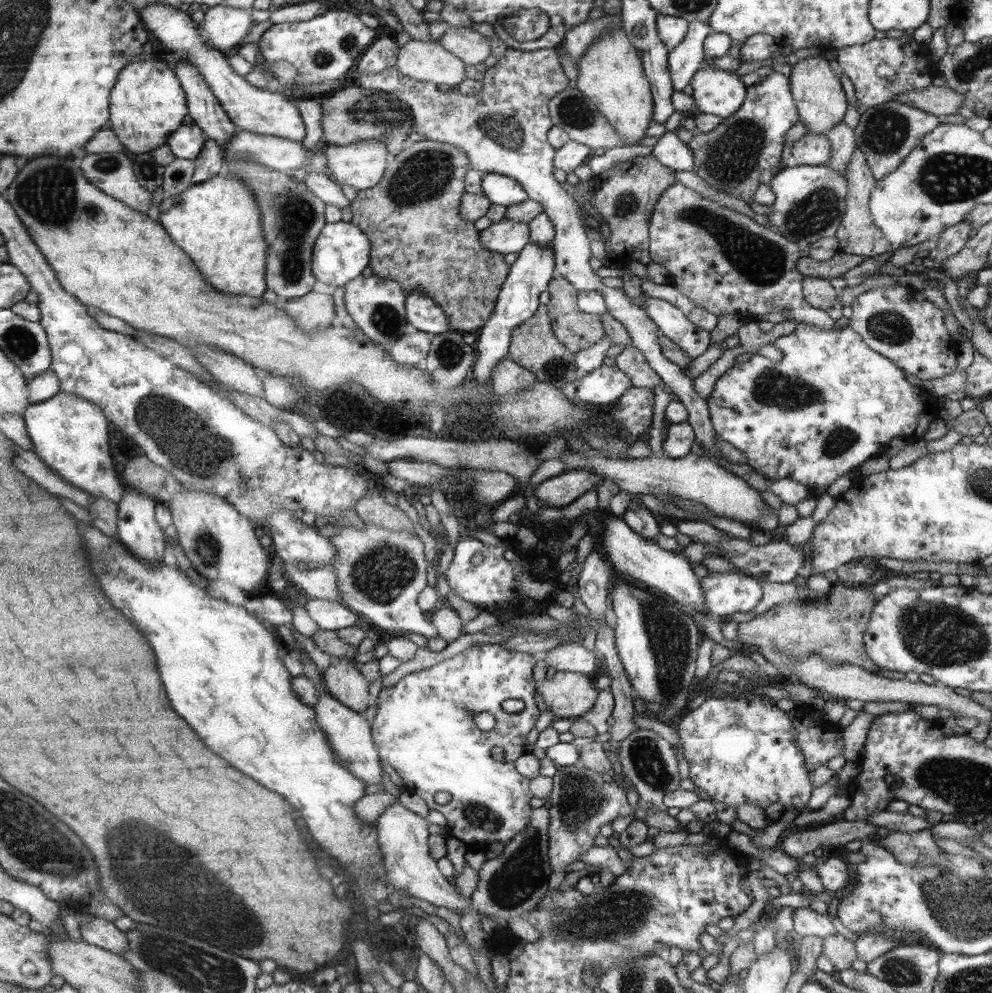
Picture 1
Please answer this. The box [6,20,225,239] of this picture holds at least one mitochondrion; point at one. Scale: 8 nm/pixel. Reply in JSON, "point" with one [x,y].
{"point":[46,193]}

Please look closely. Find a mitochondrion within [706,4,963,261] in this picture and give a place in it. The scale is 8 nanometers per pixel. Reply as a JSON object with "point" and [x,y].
{"point":[814,214]}

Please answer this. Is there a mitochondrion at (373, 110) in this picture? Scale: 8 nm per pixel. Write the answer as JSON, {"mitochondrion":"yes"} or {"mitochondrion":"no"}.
{"mitochondrion":"no"}

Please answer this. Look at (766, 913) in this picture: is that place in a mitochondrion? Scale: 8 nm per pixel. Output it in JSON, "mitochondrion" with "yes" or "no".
{"mitochondrion":"no"}

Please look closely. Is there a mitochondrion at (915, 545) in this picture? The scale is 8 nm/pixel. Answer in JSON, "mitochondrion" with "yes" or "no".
{"mitochondrion":"no"}

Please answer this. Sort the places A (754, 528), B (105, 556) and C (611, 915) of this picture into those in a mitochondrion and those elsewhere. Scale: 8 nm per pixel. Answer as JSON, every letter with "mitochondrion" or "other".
{"A":"other","B":"mitochondrion","C":"mitochondrion"}

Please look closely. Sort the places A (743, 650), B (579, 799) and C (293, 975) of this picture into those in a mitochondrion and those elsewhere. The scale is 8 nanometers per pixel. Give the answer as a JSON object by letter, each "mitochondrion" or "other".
{"A":"other","B":"mitochondrion","C":"other"}

